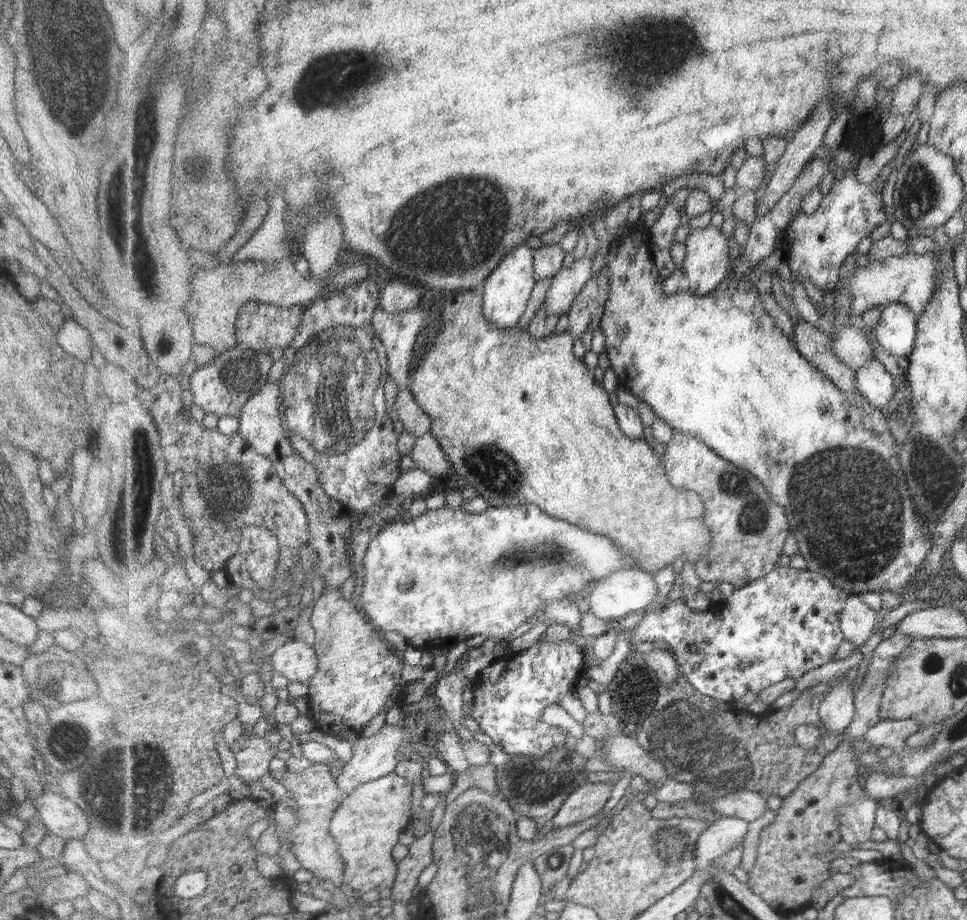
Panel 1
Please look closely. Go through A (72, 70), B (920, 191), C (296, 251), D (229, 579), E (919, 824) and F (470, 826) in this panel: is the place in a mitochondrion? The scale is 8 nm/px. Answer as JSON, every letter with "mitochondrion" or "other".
{"A":"mitochondrion","B":"mitochondrion","C":"other","D":"other","E":"other","F":"mitochondrion"}

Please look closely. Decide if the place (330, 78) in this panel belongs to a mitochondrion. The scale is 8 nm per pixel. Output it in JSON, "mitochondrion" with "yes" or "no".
{"mitochondrion":"yes"}

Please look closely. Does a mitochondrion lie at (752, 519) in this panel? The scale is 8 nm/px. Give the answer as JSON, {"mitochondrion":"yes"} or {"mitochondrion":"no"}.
{"mitochondrion":"yes"}

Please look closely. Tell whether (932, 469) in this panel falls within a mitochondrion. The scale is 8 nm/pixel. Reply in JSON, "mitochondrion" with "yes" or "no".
{"mitochondrion":"yes"}

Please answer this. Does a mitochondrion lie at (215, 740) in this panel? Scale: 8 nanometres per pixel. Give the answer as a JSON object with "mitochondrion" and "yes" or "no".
{"mitochondrion":"no"}

